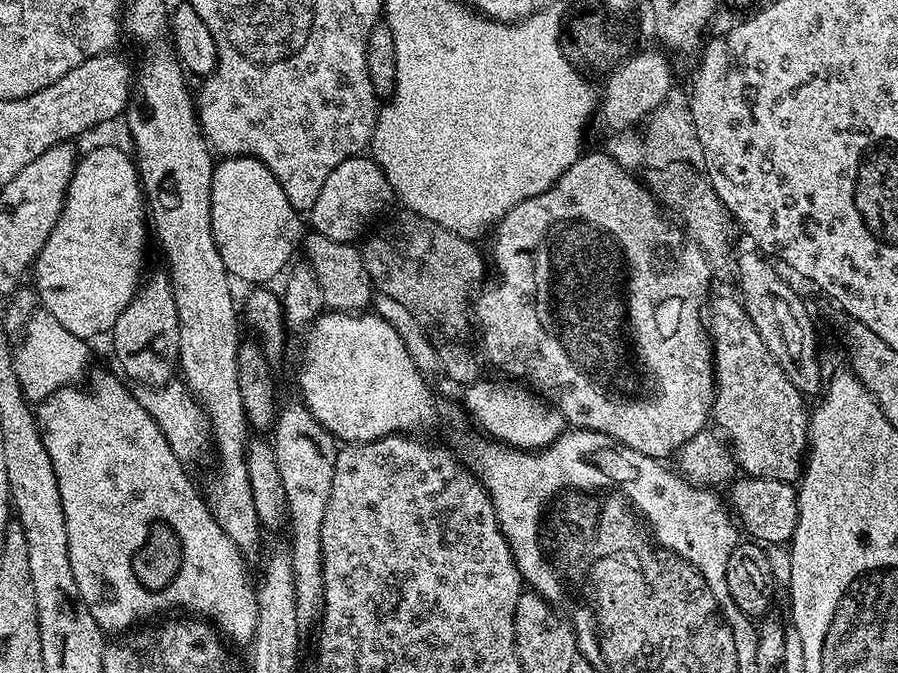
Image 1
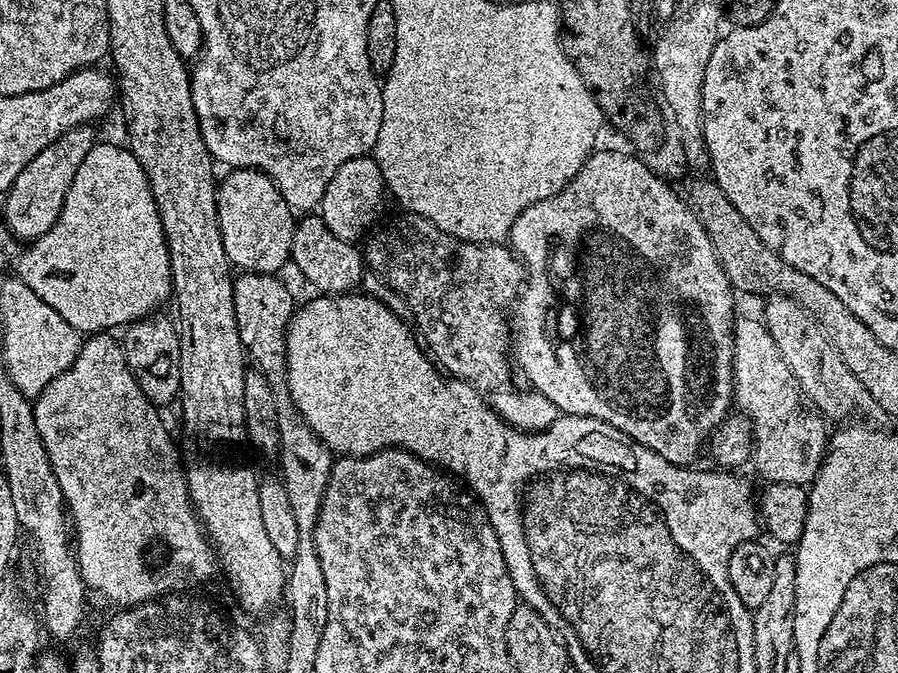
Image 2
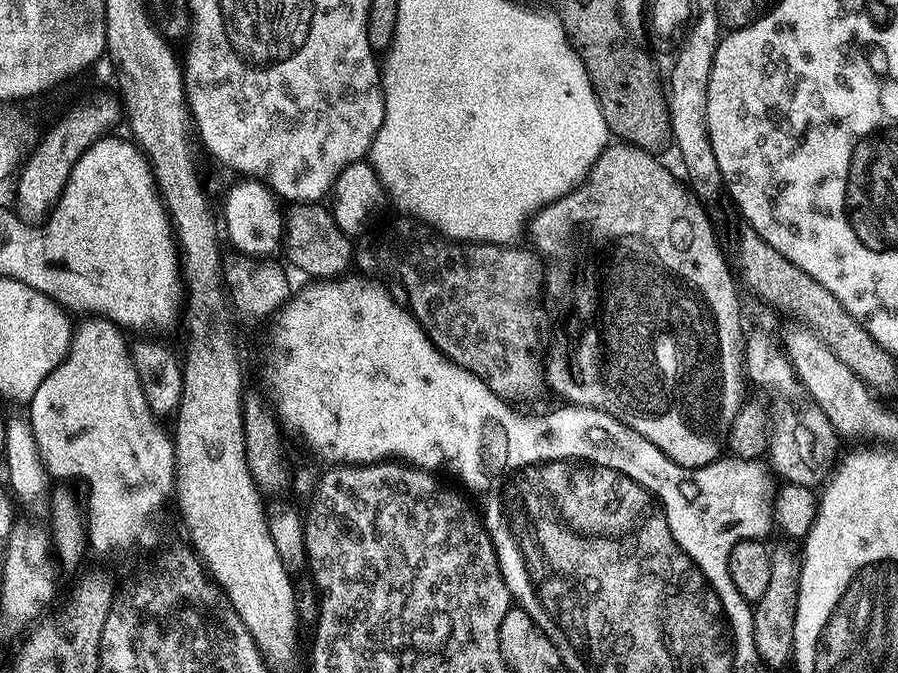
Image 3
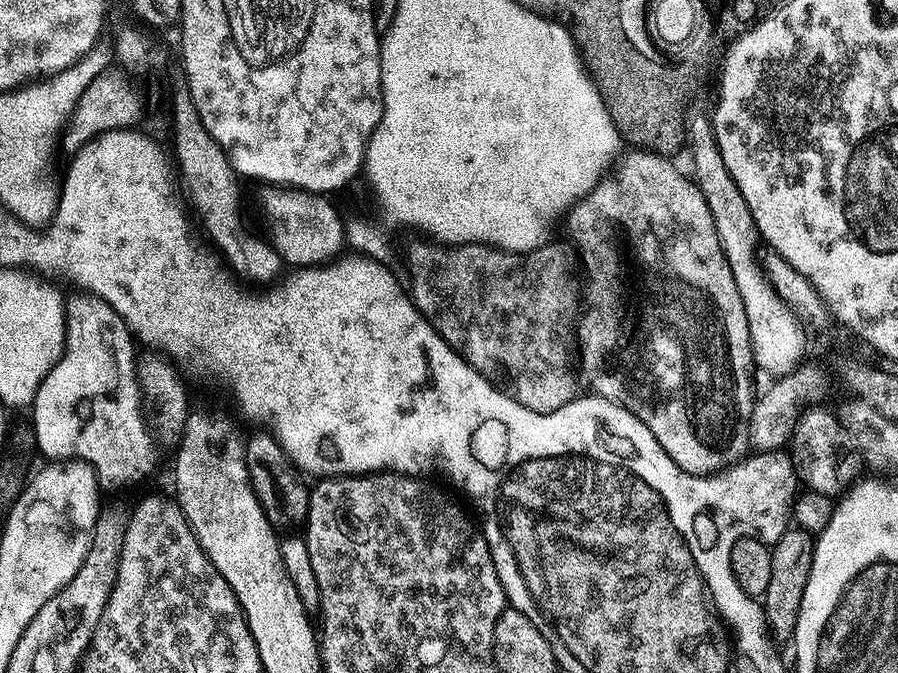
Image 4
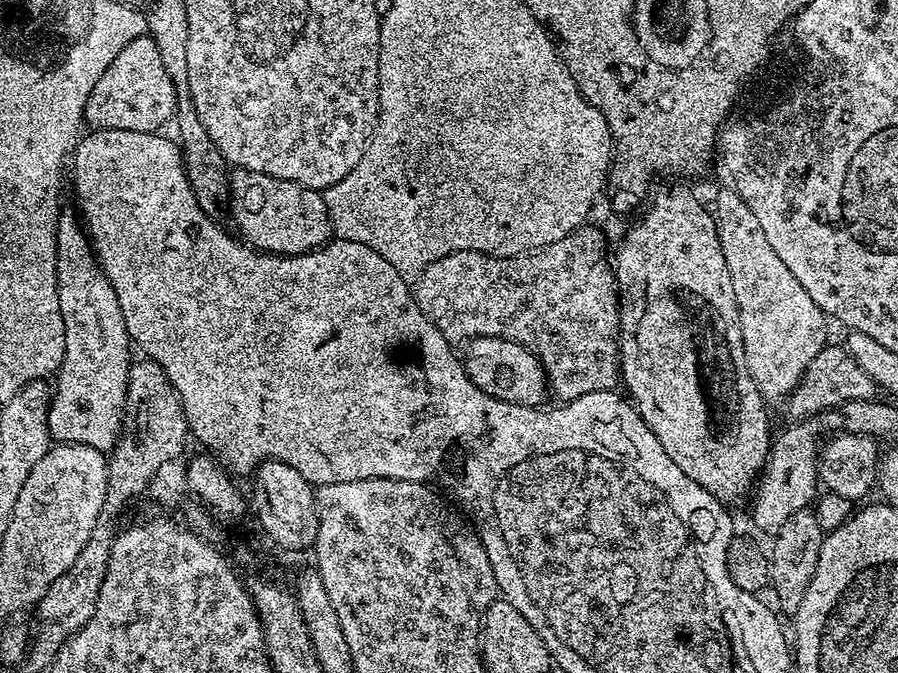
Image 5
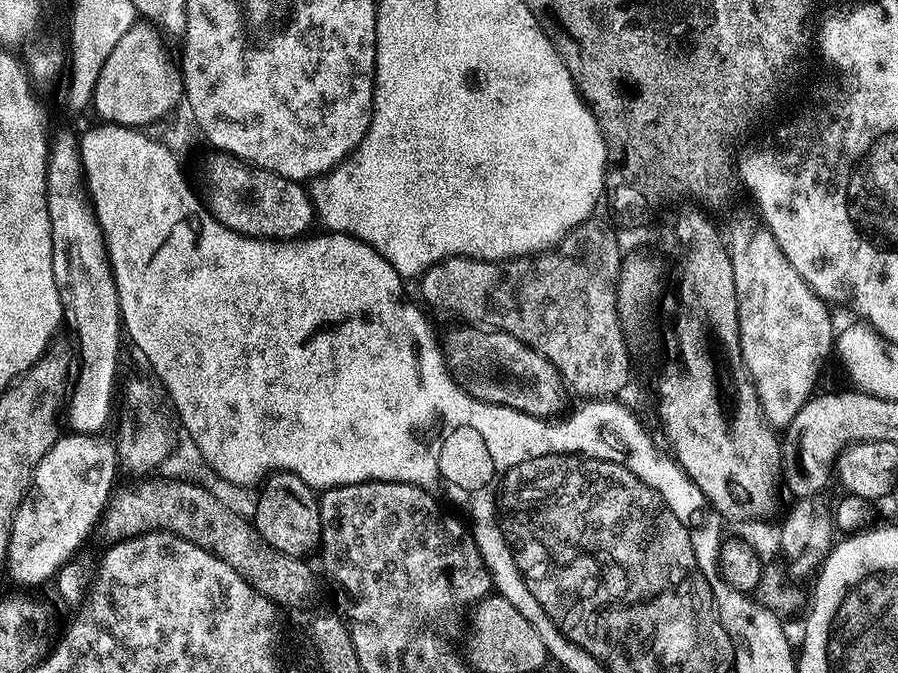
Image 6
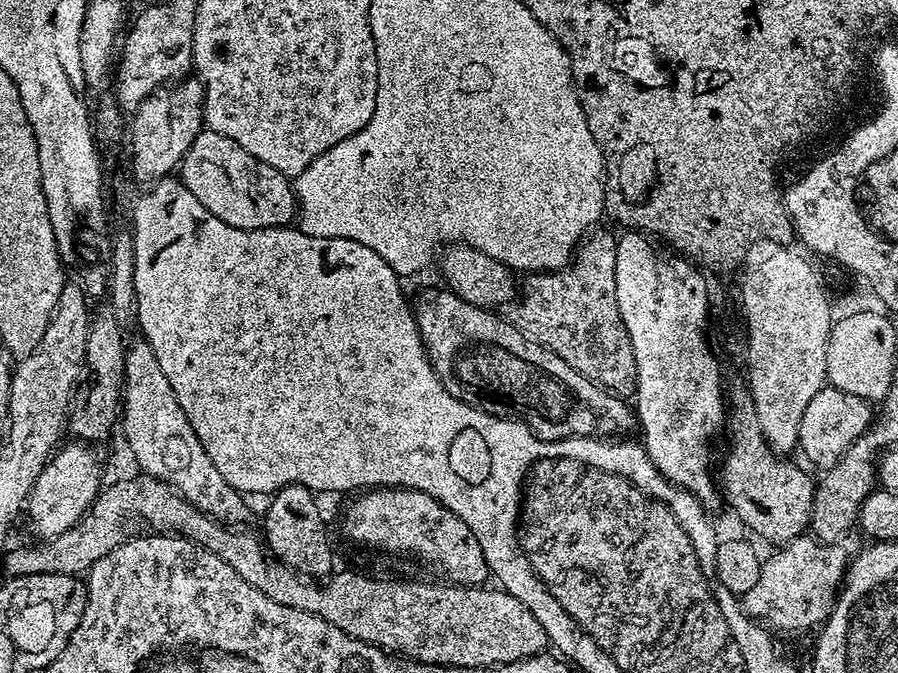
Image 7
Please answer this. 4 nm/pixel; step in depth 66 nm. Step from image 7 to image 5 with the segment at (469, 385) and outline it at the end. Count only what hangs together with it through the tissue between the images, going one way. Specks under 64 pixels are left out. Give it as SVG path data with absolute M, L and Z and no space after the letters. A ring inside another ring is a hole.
M477 336L467 341L468 349L462 352L464 373L478 390L498 398L507 404L517 404L523 408L539 409L540 404L550 396L550 381L540 359L529 348L524 348L513 340L503 340L497 336Z

